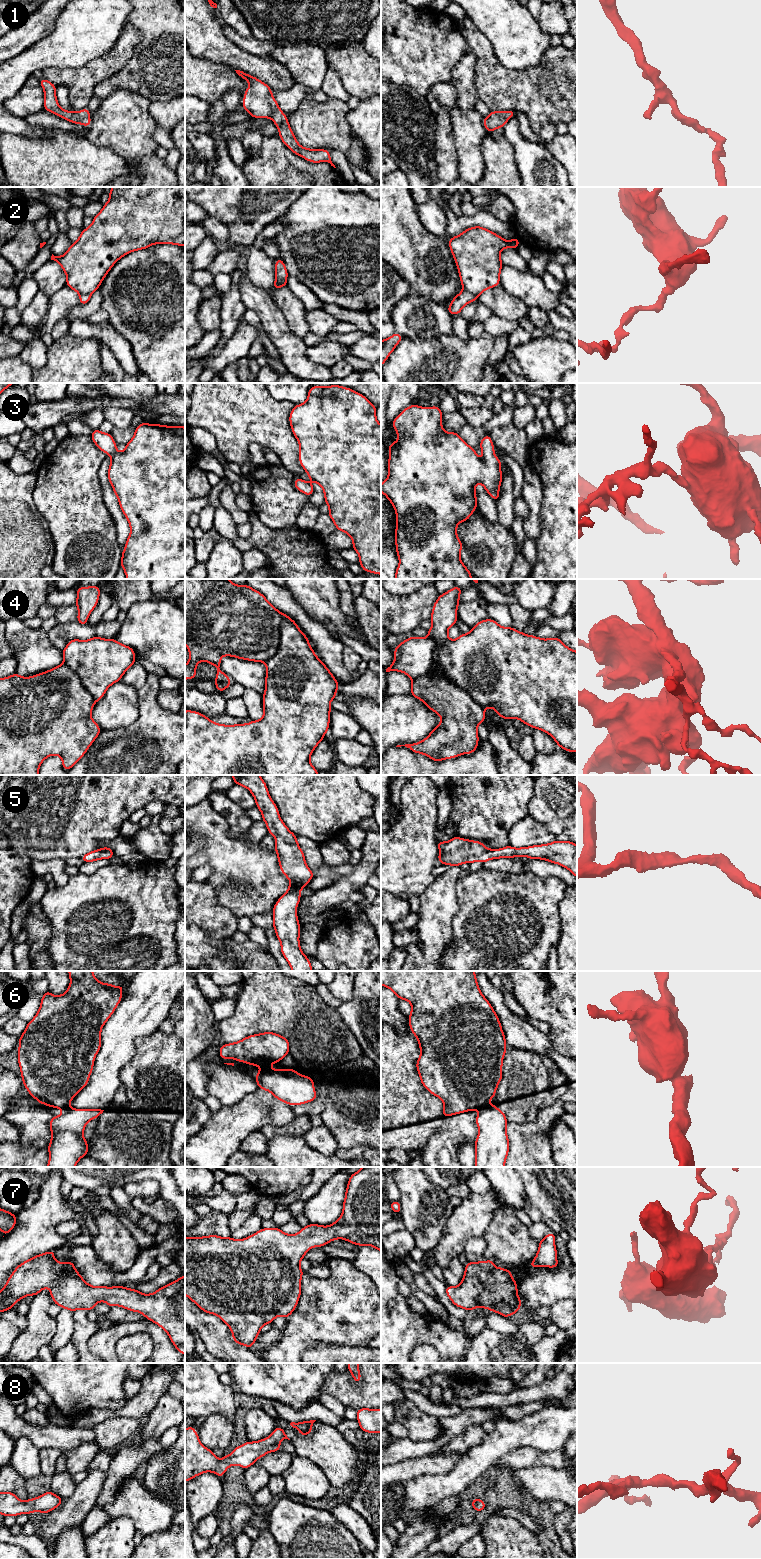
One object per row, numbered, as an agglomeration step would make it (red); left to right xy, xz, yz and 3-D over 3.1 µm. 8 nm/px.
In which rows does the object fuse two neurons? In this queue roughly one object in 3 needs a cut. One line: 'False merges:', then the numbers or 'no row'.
False merges: 2, 6

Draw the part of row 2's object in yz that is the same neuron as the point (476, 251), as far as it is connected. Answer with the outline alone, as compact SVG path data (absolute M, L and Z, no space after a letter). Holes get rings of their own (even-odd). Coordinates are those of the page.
M481 226L464 230L449 239L448 245L456 262L463 290L481 295L488 288L500 284L503 263L500 252L504 248L517 249L519 239L504 240Z

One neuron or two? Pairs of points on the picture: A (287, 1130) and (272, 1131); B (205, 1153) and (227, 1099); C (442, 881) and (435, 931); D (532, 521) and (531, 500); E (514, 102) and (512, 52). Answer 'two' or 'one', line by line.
A: one
B: two
C: one
D: one
E: two

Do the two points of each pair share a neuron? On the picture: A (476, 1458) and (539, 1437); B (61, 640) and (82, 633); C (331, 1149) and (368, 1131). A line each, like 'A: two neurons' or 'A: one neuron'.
A: one neuron
B: one neuron
C: two neurons

